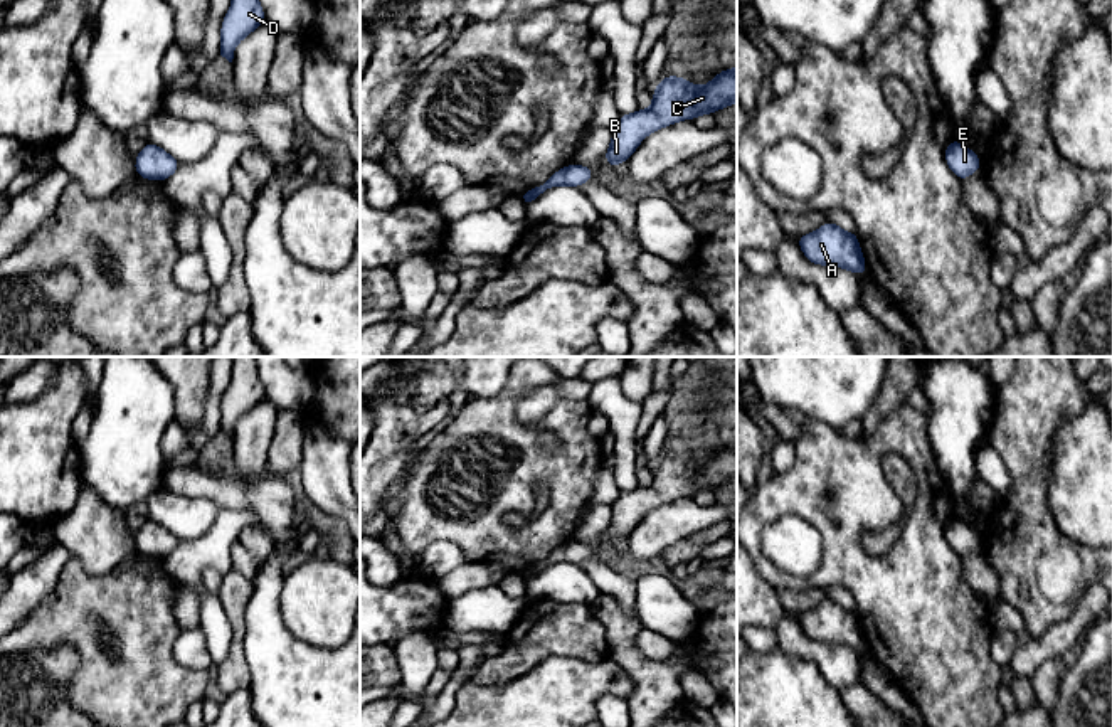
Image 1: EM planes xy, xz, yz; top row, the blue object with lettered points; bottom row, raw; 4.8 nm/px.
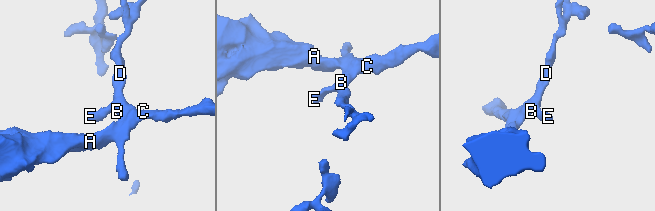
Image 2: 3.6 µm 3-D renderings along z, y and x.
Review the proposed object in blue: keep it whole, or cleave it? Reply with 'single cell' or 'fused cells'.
single cell

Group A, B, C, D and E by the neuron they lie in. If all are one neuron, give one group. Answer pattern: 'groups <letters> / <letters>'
groups A B C D E

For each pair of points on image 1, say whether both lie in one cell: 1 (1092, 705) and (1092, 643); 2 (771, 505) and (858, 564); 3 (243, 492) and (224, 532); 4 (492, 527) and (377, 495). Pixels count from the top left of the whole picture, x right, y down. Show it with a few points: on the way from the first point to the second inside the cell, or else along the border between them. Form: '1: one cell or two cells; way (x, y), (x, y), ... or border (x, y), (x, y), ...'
1: one cell; way (1092, 690), (1092, 658)
2: one cell; way (794, 505), (808, 505), (841, 541)
3: two cells; border (219, 509), (246, 509), (249, 512)
4: two cells; border (409, 463), (391, 505), (381, 517)

